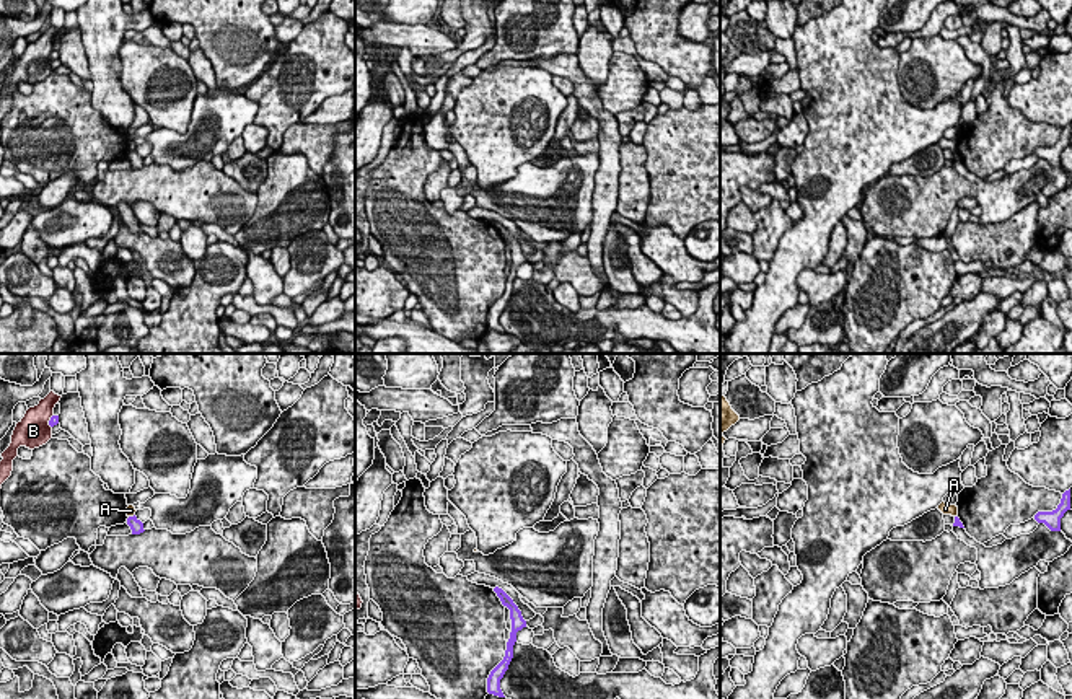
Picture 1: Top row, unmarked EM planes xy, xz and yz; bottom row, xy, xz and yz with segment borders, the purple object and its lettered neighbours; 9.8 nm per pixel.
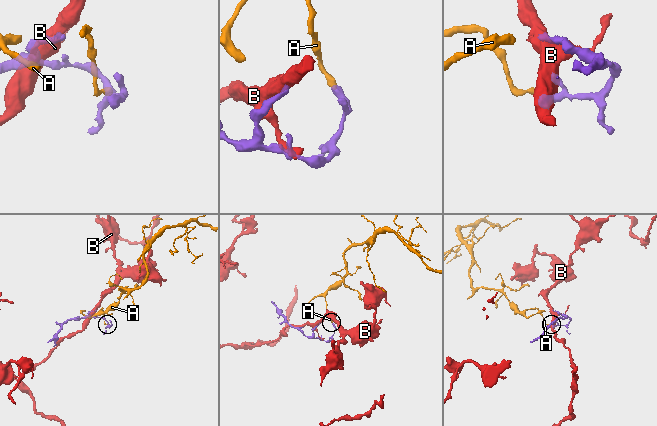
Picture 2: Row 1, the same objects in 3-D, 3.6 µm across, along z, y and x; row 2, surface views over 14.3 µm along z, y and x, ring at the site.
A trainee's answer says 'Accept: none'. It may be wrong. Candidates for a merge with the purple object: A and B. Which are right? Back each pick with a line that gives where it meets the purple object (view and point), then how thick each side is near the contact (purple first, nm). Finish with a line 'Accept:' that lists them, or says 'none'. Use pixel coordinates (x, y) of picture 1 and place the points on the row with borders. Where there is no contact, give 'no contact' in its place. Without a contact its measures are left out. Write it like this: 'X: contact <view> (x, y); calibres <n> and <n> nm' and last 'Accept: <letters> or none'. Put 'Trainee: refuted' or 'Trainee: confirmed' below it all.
Accept: none
Trainee: confirmed

